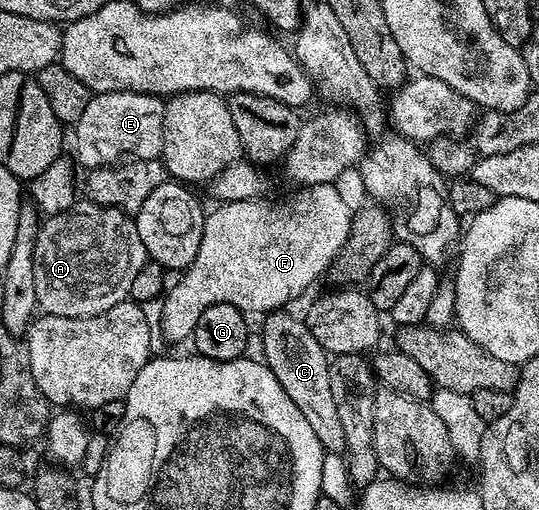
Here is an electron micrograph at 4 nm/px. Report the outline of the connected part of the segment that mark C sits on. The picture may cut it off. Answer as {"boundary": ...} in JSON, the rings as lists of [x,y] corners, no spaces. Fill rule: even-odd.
{"boundary":[[[272,311],[264,315],[261,328],[262,359],[277,376],[278,383],[293,400],[293,404],[300,409],[305,420],[312,425],[324,451],[342,455],[346,453],[345,428],[338,417],[337,404],[334,403],[333,392],[330,389],[330,357],[314,339],[306,321],[288,312]]]}

